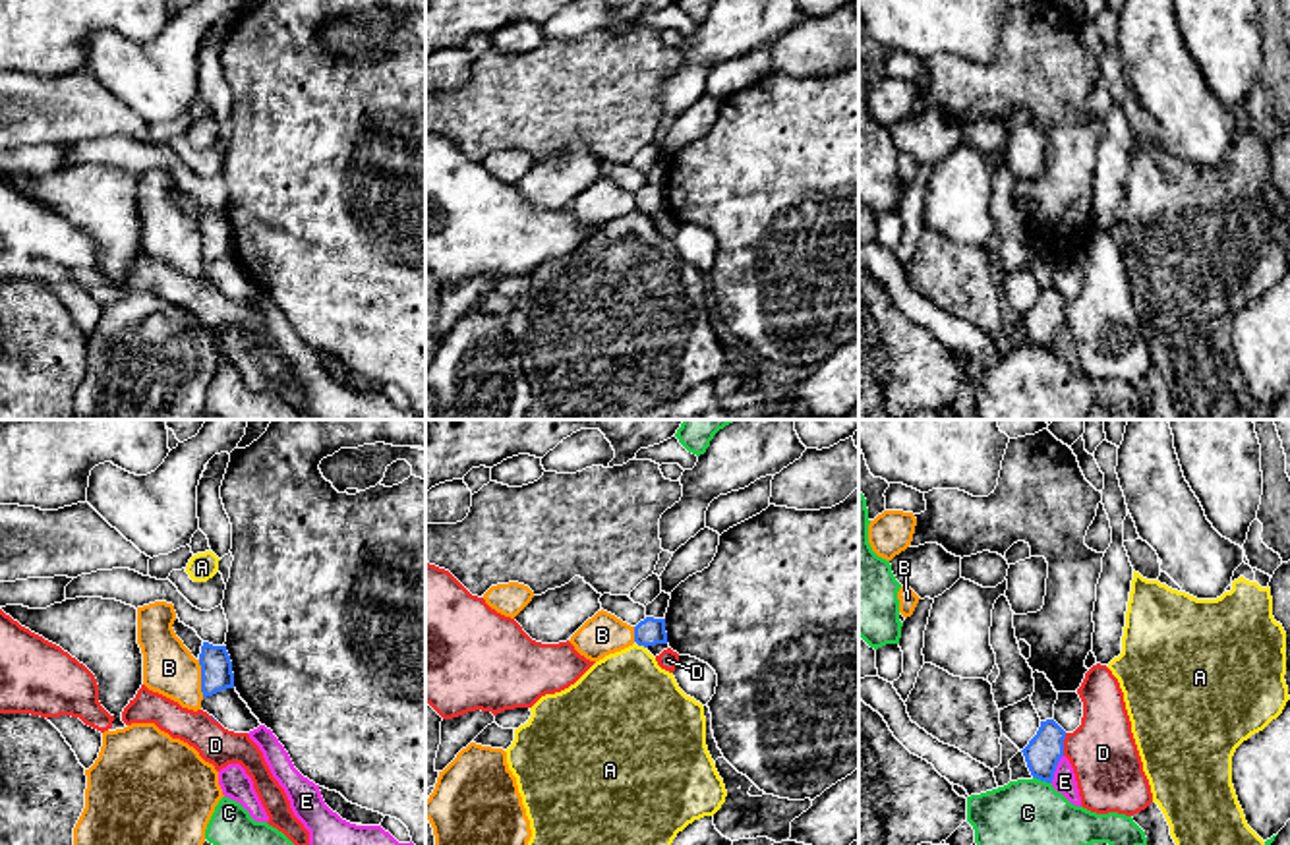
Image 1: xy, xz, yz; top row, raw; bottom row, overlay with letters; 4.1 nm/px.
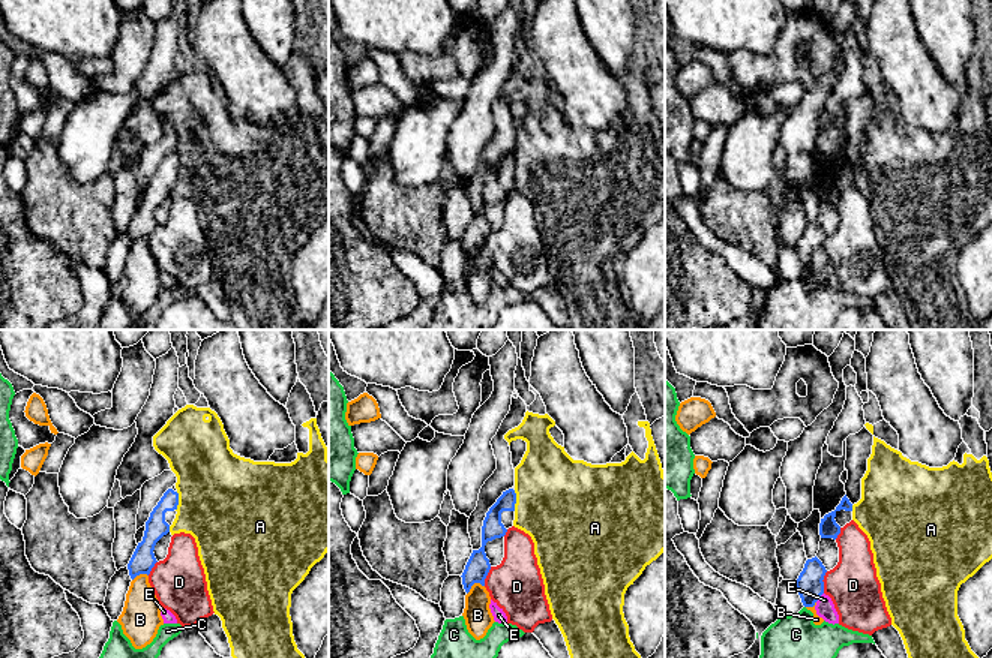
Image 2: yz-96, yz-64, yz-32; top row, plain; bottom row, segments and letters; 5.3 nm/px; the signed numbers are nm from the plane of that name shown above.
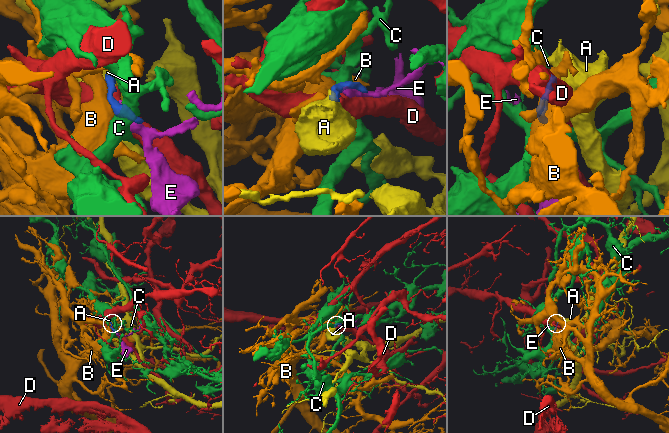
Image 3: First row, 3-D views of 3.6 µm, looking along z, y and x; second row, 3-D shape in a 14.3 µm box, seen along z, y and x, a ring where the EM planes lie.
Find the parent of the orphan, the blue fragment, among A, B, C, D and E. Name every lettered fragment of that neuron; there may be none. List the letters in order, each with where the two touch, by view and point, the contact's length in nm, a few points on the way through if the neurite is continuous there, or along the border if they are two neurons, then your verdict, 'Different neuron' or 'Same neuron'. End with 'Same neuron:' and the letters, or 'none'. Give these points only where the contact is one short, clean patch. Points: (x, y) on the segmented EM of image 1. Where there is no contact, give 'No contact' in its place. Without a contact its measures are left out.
A: Touches blue at xz (641, 644). Shared border 50 nm. Boundary: xz (637, 642), (644, 648). Different neuron
B: Touches blue at xy (202, 679). Shared border 160 nm. Different neuron
C: Touches blue at yz (1043, 780). Shared border 90 nm. Boundary: yz (1033, 776), (1051, 784). Different neuron
D: Touches blue at yz (1062, 745). Shared border 100 nm. Boundary: yz (1066, 733), (1062, 755). Different neuron
E: Touches blue at yz (1055, 768). Shared border 130 nm. Different neuron
Same neuron: none

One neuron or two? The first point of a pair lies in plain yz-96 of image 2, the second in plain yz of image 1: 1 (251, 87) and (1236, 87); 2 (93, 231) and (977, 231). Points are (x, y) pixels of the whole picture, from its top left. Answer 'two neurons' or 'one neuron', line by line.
1: two neurons
2: two neurons

